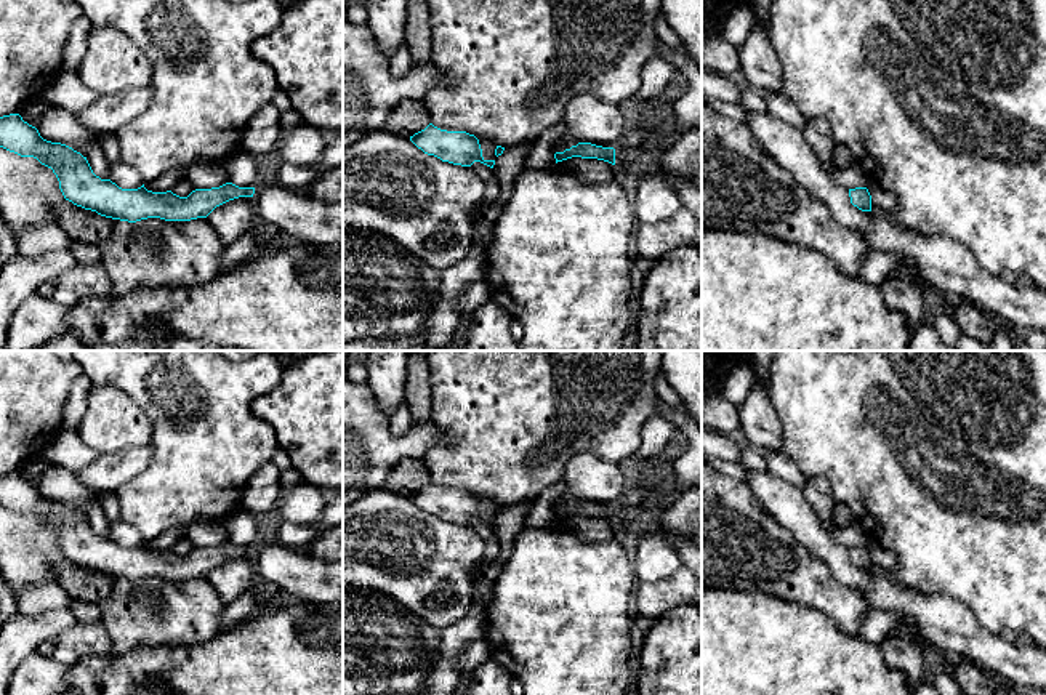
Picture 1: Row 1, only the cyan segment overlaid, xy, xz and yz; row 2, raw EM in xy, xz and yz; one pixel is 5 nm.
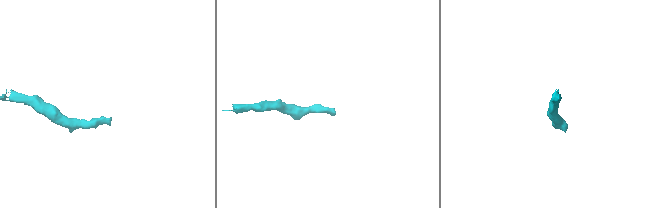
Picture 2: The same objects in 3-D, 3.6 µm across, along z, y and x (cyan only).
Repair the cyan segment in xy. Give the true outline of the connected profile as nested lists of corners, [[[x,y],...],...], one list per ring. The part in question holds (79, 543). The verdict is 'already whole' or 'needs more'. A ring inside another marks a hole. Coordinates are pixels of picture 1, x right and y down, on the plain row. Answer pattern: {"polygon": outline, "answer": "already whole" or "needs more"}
{"polygon": [[[19,472],[0,476],[0,506],[21,516],[34,516],[51,527],[64,557],[74,564],[128,581],[147,576],[165,580],[207,576],[216,565],[255,552],[255,546],[239,546],[232,541],[195,548],[187,556],[171,549],[152,551],[144,543],[138,548],[122,548],[111,538],[96,535],[80,511],[43,498],[38,488],[24,480]]], "answer": "already whole"}

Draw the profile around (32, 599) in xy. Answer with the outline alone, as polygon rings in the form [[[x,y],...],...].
[[[56,583],[27,585],[16,596],[18,613],[38,615],[50,610],[67,609],[70,597]]]

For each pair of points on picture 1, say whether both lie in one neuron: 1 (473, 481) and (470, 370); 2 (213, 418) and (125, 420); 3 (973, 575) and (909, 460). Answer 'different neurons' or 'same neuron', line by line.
1: same neuron
2: different neurons
3: same neuron

